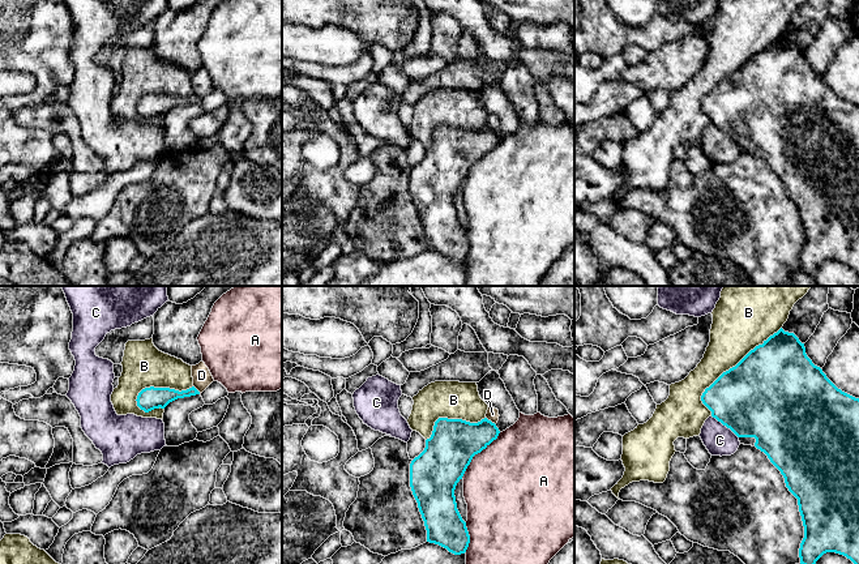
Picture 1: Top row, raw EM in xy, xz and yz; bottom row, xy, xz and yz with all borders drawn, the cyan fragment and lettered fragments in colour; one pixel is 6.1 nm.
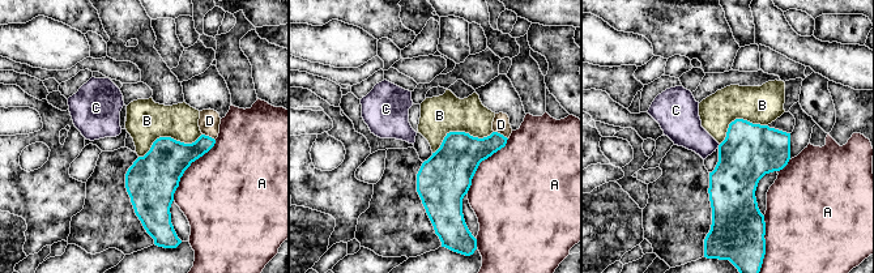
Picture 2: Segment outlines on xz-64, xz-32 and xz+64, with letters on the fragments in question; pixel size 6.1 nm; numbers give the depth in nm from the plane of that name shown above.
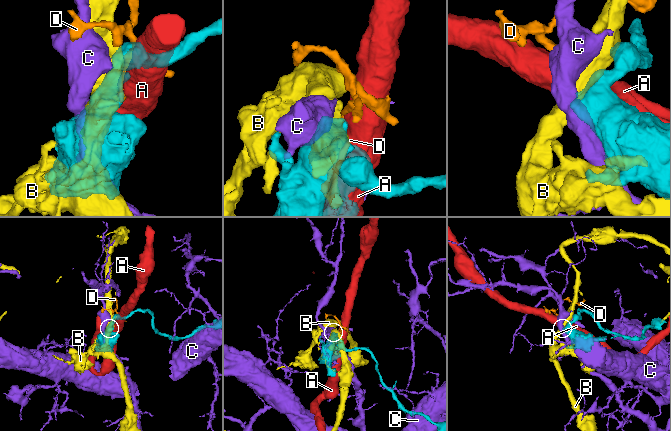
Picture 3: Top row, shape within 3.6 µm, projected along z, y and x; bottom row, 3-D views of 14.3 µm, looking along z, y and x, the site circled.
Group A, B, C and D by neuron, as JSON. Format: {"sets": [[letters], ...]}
{"sets": [["A"], ["B"], ["C"], ["D"]]}

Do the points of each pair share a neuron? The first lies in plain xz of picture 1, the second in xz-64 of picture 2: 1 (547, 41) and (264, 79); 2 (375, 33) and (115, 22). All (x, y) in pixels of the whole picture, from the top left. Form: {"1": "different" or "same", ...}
{"1": "same", "2": "different"}

